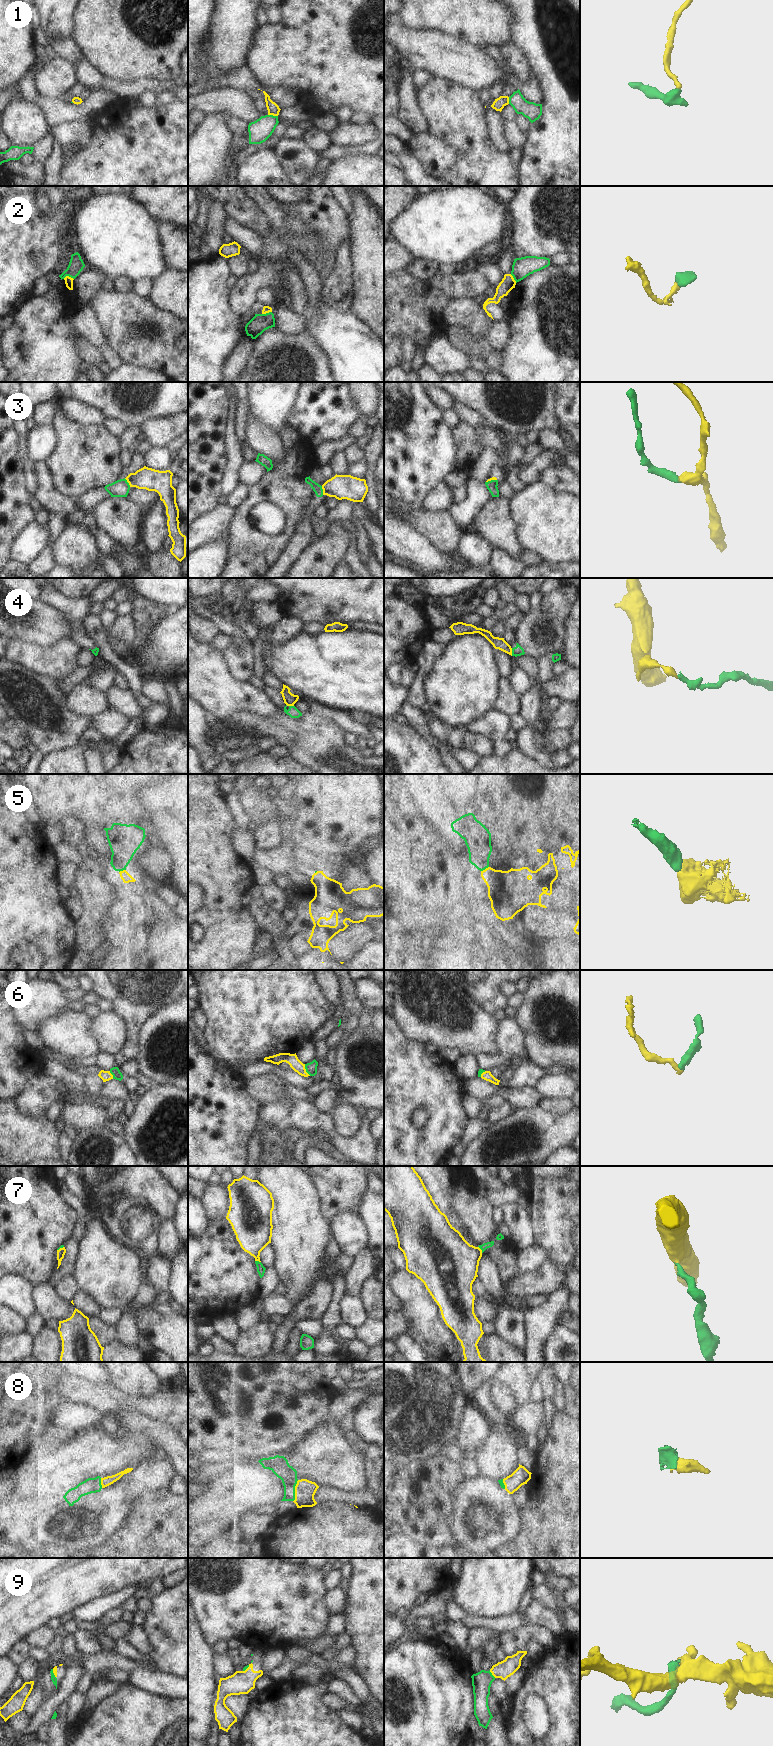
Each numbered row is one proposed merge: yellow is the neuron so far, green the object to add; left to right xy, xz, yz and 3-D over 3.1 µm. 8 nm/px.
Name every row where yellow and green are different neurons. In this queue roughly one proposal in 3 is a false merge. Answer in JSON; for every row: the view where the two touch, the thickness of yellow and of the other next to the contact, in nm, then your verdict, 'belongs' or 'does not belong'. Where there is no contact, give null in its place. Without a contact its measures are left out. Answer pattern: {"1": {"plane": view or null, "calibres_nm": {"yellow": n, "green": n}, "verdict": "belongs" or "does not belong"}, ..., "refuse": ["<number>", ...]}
{"1": {"plane": "xz", "calibres_nm": {"yellow": 100, "green": 180}, "verdict": "belongs"}, "2": {"plane": "xy", "calibres_nm": {"yellow": 60, "green": 120}, "verdict": "belongs"}, "3": {"plane": "xy", "calibres_nm": {"yellow": 180, "green": 140}, "verdict": "belongs"}, "4": {"plane": "yz", "calibres_nm": {"yellow": 100, "green": 80}, "verdict": "does not belong"}, "5": {"plane": "yz", "calibres_nm": {"yellow": 320, "green": 200}, "verdict": "belongs"}, "6": {"plane": "xz", "calibres_nm": {"yellow": 90, "green": 100}, "verdict": "does not belong"}, "7": {"plane": "yz", "calibres_nm": {"yellow": 400, "green": 60}, "verdict": "belongs"}, "8": {"plane": "xz", "calibres_nm": {"yellow": 160, "green": 150}, "verdict": "belongs"}, "9": {"plane": "yz", "calibres_nm": {"yellow": 140, "green": 160}, "verdict": "belongs"}, "refuse": ["4", "6"]}

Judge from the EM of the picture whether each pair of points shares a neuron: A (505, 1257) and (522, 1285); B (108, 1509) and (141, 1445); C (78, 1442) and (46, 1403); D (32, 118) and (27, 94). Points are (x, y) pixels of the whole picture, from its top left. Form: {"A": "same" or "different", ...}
{"A": "different", "B": "different", "C": "different", "D": "different"}

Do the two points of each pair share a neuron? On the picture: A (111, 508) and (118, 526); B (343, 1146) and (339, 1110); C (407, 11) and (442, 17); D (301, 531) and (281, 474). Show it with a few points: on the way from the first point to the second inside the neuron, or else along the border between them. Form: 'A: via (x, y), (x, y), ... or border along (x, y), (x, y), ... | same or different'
A: via (114, 512), (118, 516), (118, 522) | same
B: border along (330, 1115), (334, 1129), (346, 1137), (361, 1124) | different
C: via (416, 11), (433, 11) | same
D: border along (311, 503), (306, 507), (294, 535), (287, 544) | different

